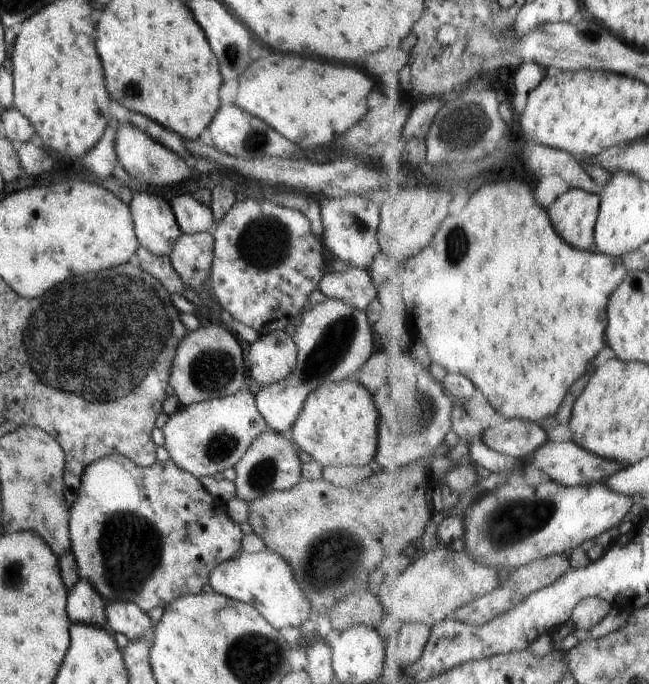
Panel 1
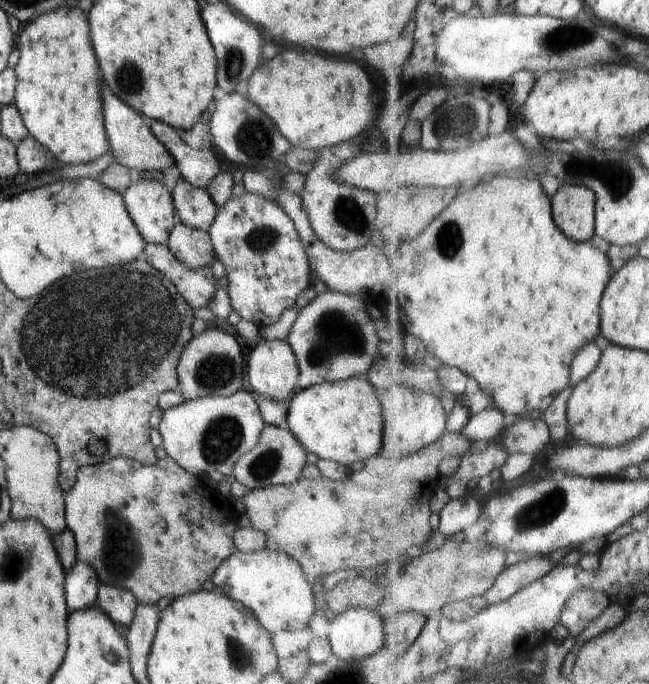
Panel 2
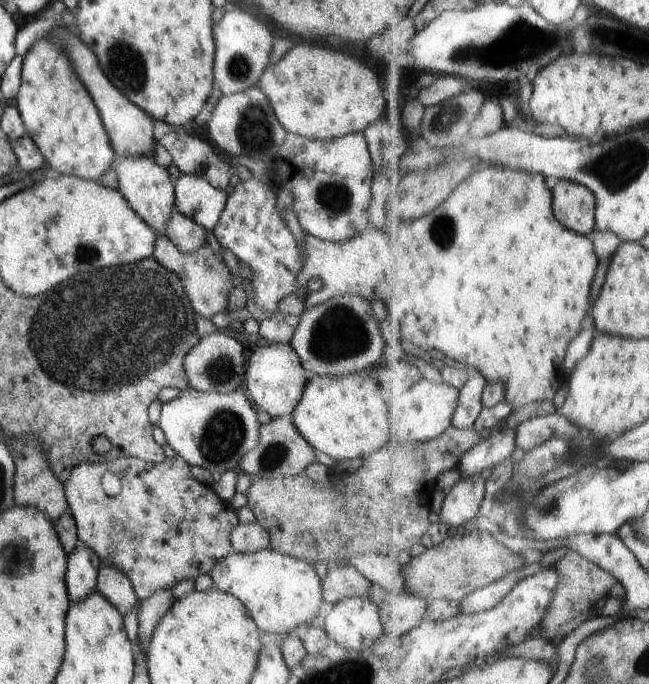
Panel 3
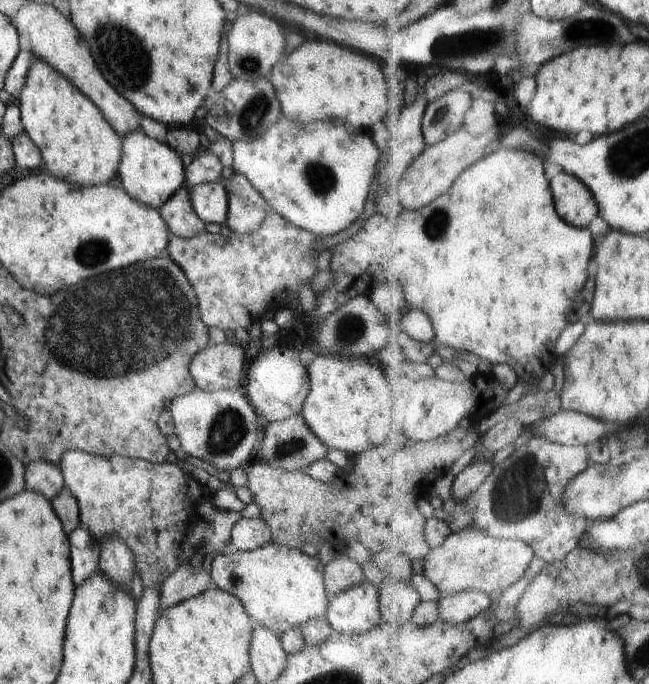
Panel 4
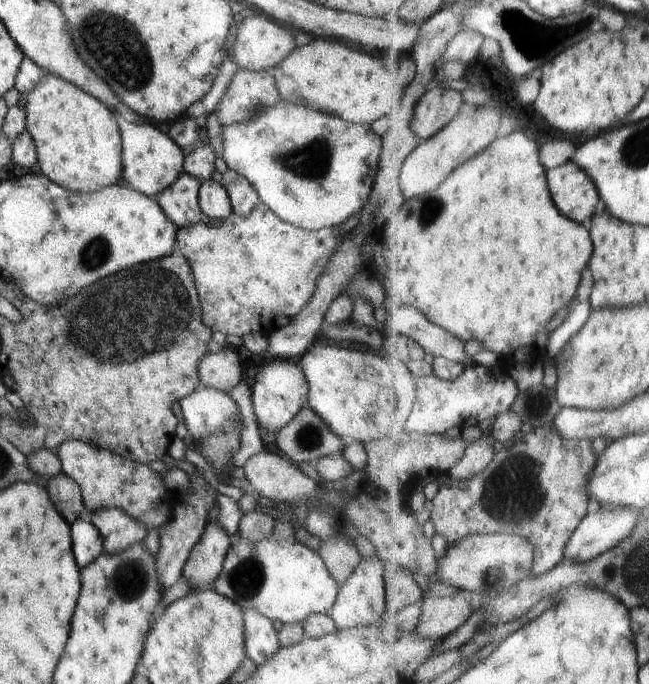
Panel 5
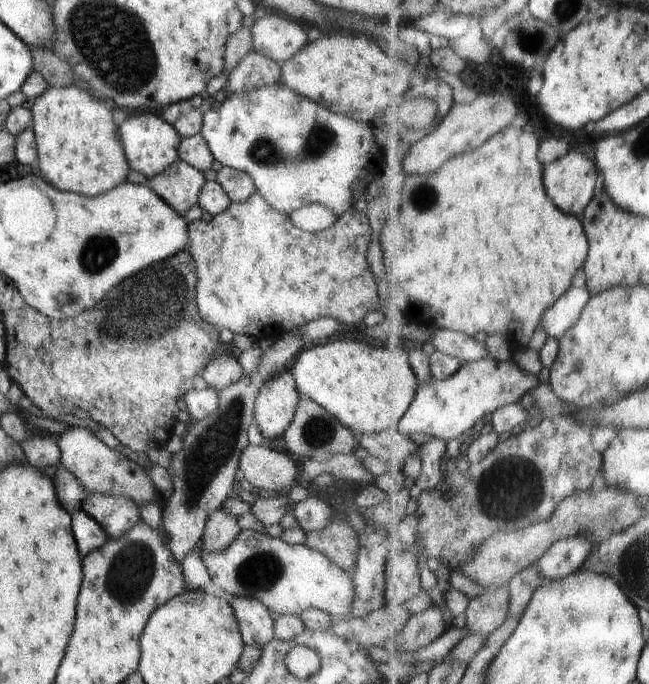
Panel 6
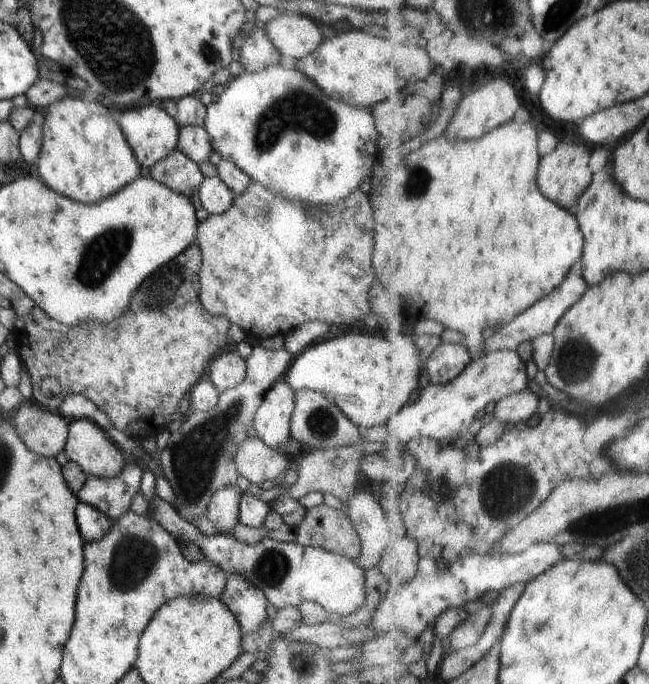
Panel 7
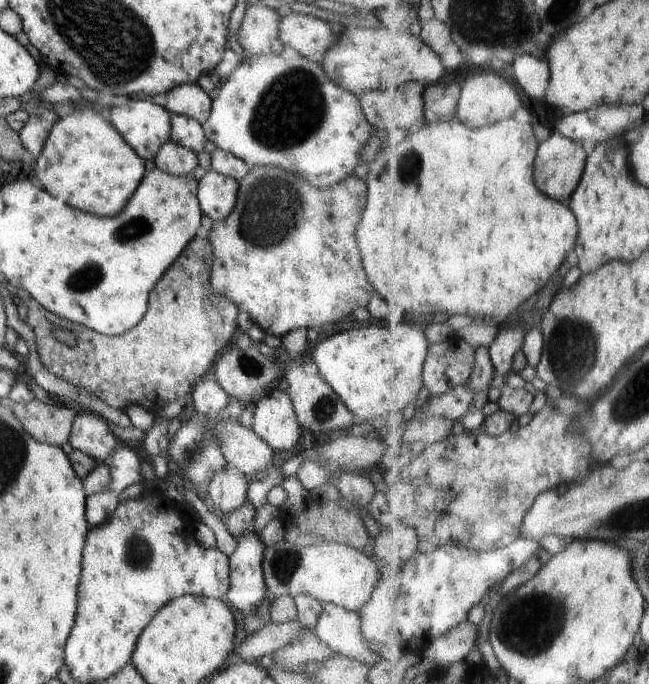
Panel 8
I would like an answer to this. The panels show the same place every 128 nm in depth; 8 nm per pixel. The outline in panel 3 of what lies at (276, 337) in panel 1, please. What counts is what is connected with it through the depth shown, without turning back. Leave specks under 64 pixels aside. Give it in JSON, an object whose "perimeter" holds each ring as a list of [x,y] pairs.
{"perimeter":[[[274,343],[258,347],[253,352],[245,368],[244,386],[246,388],[243,390],[271,418],[290,417],[299,398],[302,398],[302,392],[309,382],[309,377],[310,372],[302,366],[298,354],[289,343]]]}

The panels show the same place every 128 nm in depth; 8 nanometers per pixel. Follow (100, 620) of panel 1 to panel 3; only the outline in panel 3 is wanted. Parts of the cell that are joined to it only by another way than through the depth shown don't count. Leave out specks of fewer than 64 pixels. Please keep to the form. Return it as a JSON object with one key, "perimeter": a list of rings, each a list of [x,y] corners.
{"perimeter":[[[80,542],[76,543],[76,548],[67,556],[66,586],[68,586],[70,598],[72,600],[86,598],[90,592],[96,590],[100,558]]]}

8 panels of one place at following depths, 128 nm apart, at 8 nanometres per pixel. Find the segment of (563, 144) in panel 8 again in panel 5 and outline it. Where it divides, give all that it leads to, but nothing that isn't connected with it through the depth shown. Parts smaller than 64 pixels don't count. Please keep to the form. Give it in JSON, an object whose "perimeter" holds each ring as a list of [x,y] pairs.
{"perimeter":[[[572,159],[548,171],[550,190],[558,208],[568,218],[588,224],[604,205],[597,182]]]}

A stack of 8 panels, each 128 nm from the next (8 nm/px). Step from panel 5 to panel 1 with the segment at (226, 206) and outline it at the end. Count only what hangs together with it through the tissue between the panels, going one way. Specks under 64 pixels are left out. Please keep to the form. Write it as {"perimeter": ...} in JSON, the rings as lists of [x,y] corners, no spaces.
{"perimeter":[[[180,194],[172,198],[170,206],[184,234],[206,233],[214,228],[214,216],[210,208],[195,200],[191,194]]]}

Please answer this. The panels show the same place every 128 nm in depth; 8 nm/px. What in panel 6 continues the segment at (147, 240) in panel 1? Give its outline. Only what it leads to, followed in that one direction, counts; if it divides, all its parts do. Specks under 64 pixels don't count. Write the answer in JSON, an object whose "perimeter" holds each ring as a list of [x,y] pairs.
{"perimeter":[[[150,111],[130,114],[120,124],[119,133],[130,170],[139,172],[148,179],[162,174],[164,170],[170,170],[170,166],[179,159],[178,149],[181,138],[172,125],[162,119],[160,113]]]}

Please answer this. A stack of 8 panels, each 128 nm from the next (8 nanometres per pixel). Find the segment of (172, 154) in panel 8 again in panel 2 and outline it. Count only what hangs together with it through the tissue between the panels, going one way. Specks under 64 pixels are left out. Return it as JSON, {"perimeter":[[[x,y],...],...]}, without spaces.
{"perimeter":[[[177,219],[166,246],[174,258],[178,258],[186,268],[192,270],[208,267],[215,258],[208,231],[194,230]]]}

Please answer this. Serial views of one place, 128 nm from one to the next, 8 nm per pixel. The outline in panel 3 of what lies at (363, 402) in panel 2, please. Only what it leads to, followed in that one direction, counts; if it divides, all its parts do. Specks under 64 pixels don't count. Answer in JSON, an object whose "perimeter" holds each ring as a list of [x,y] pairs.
{"perimeter":[[[367,371],[350,373],[348,376],[316,376],[310,375],[309,382],[299,398],[290,420],[302,435],[304,442],[314,447],[318,452],[324,452],[336,461],[362,458],[363,460],[378,452],[386,440],[392,440],[392,436],[386,436],[389,432],[389,411],[386,410],[388,395],[383,388],[370,376]]]}

